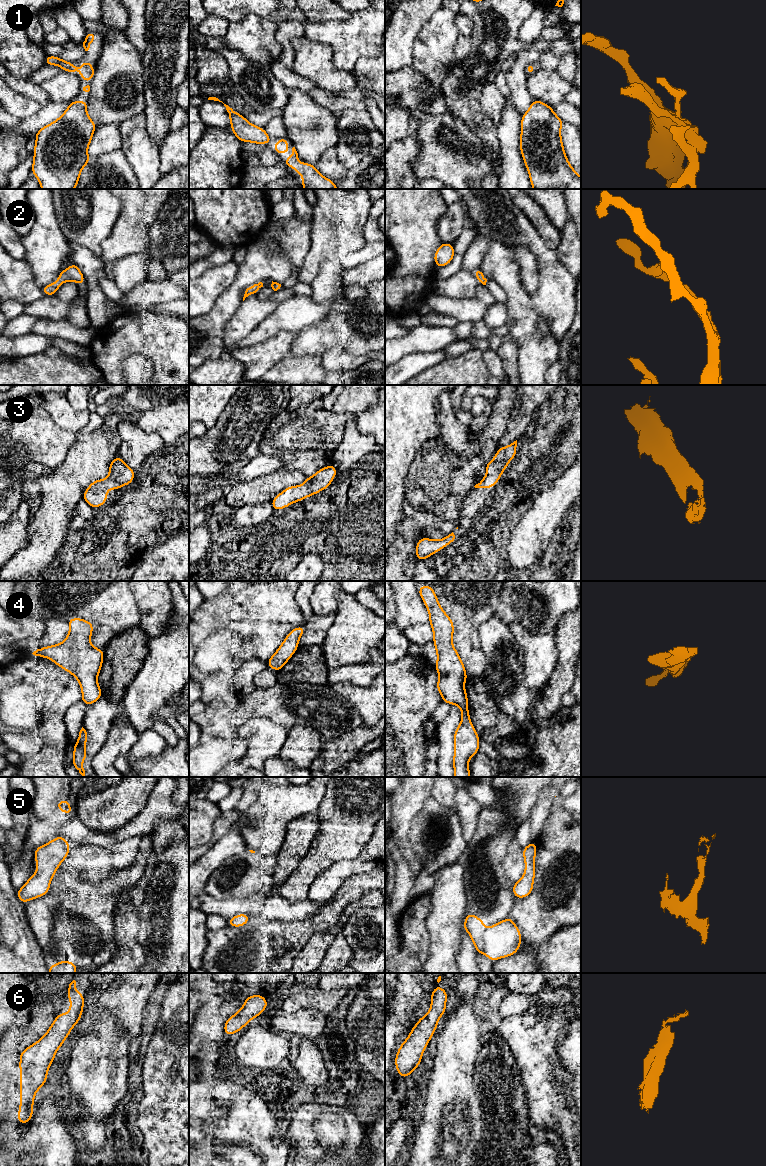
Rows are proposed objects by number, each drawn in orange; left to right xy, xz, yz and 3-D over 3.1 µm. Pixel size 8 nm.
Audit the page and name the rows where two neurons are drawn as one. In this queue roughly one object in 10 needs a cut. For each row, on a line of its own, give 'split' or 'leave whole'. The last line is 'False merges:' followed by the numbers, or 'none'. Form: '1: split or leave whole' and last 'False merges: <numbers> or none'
1: leave whole
2: leave whole
3: leave whole
4: leave whole
5: leave whole
6: leave whole
False merges: none

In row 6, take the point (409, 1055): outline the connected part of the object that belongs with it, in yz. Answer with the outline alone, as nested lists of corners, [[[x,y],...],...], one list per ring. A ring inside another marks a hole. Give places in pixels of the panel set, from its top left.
[[[439,985],[433,989],[429,1012],[418,1020],[398,1049],[395,1065],[401,1077],[408,1077],[420,1065],[422,1054],[436,1031],[438,1020],[445,1013],[447,997],[447,992]]]

